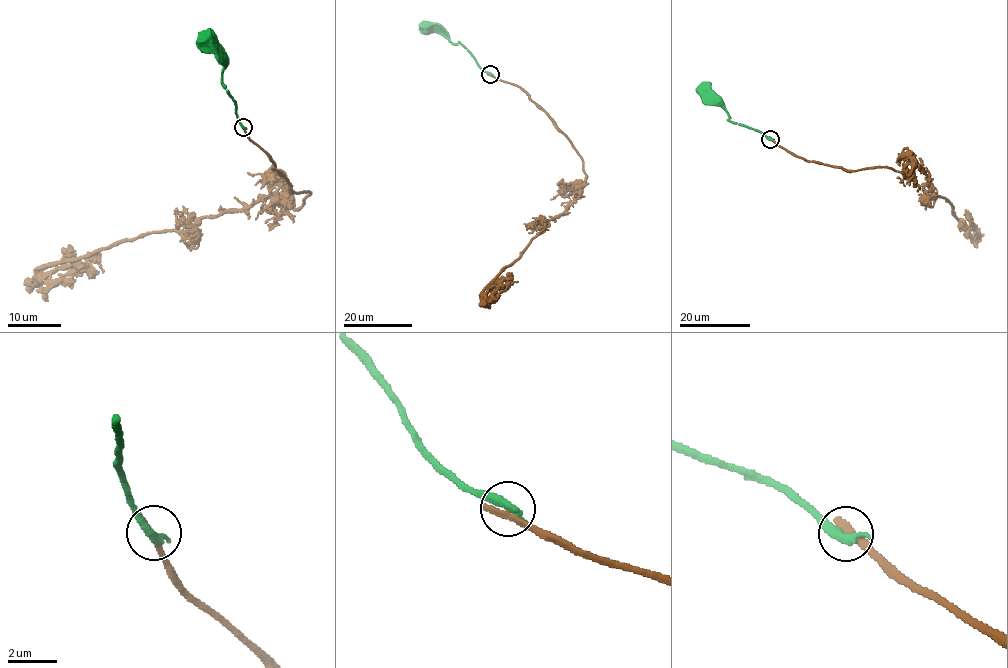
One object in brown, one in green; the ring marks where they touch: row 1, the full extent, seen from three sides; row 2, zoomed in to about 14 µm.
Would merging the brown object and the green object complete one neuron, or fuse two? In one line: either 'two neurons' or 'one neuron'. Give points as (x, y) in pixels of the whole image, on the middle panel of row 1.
two neurons

